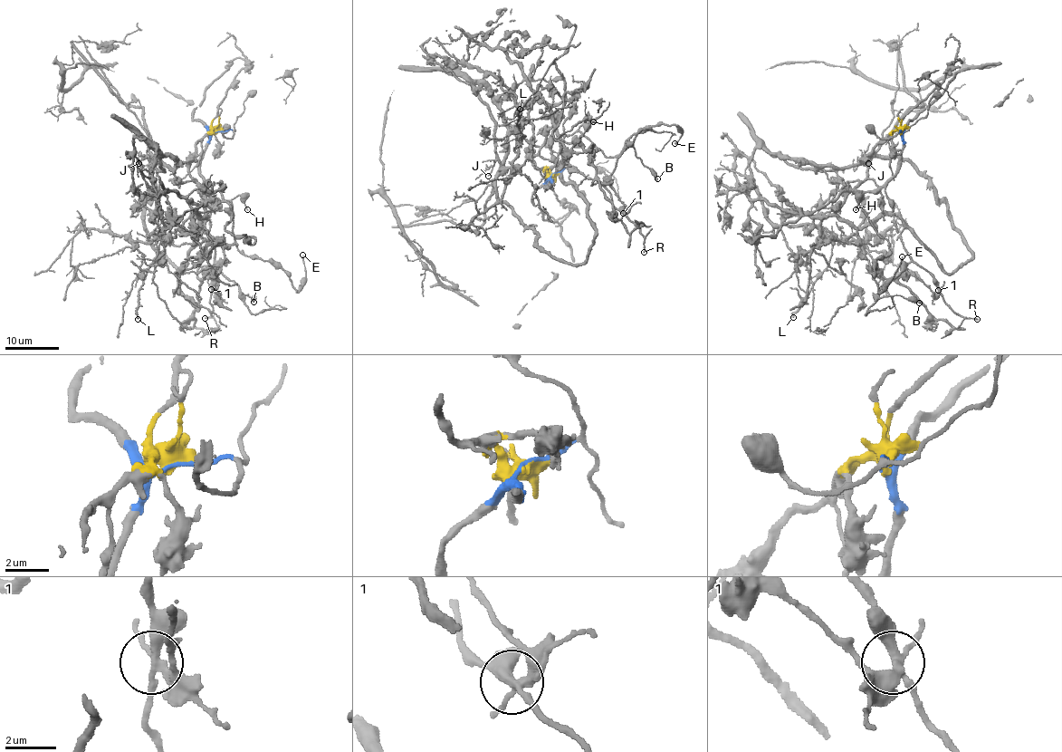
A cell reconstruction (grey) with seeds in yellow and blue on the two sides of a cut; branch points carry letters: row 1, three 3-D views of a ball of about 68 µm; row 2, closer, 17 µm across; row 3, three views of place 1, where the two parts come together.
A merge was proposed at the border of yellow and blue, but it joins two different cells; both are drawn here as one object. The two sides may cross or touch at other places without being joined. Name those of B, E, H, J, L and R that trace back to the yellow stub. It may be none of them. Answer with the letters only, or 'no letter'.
J, L

